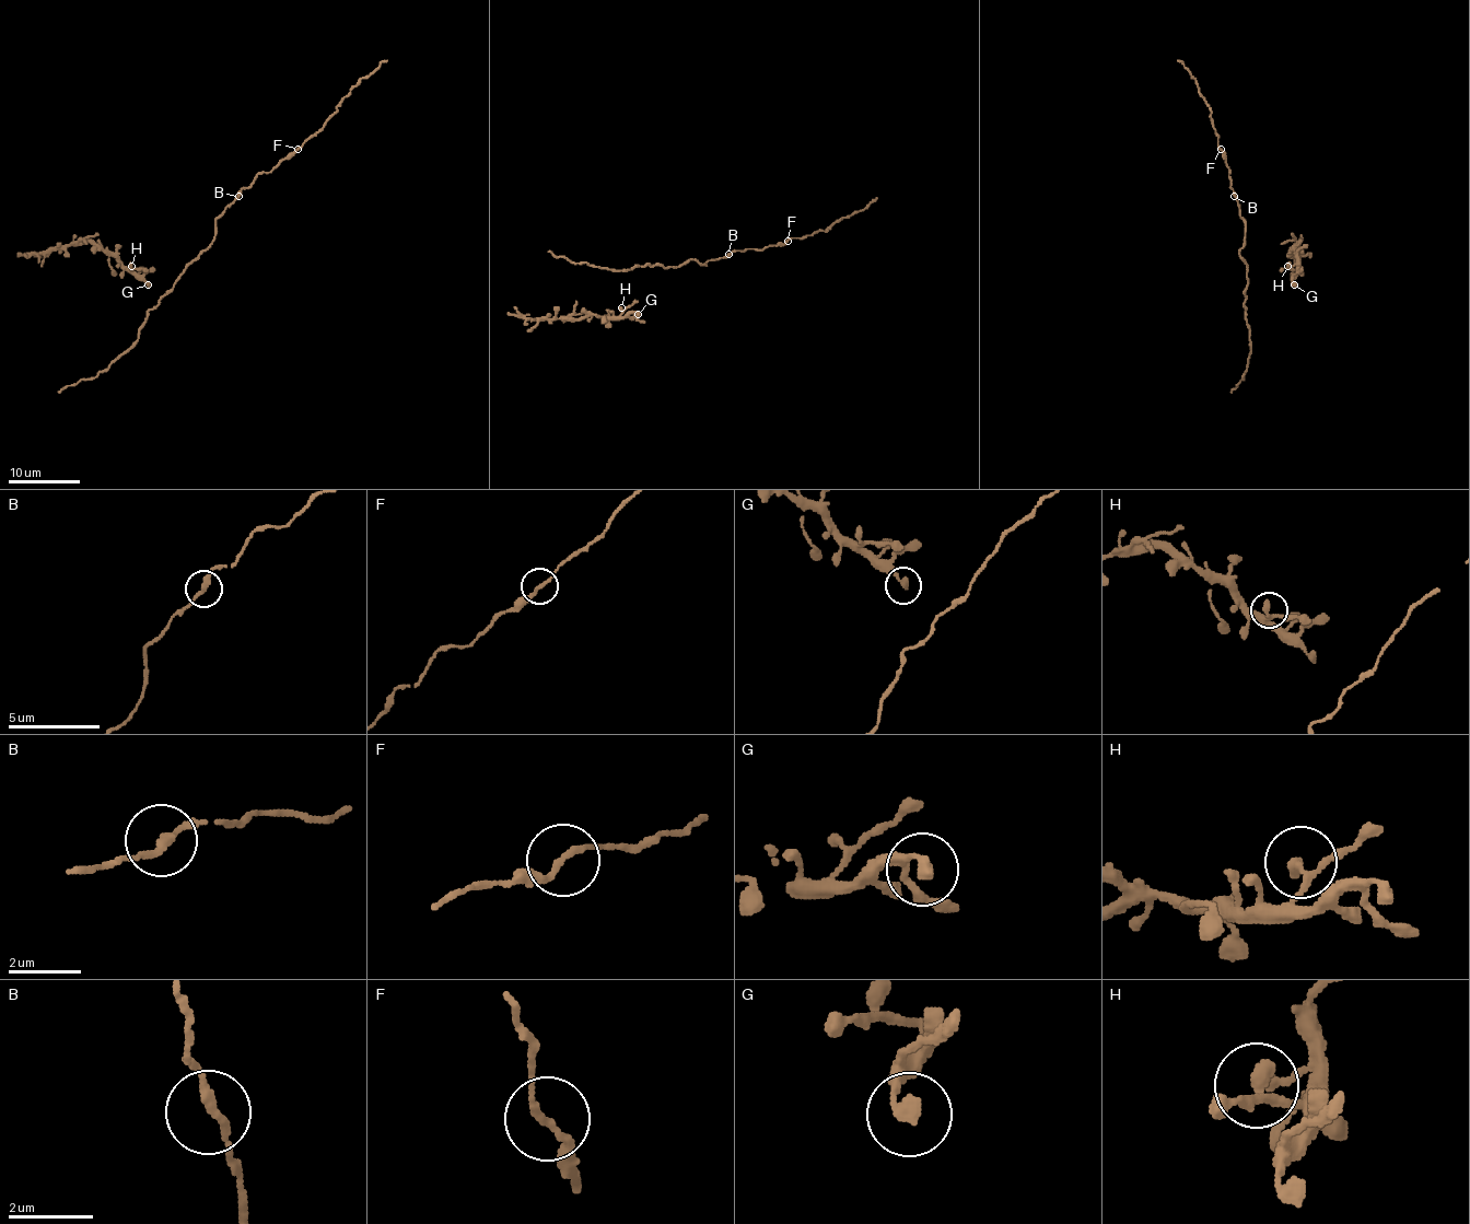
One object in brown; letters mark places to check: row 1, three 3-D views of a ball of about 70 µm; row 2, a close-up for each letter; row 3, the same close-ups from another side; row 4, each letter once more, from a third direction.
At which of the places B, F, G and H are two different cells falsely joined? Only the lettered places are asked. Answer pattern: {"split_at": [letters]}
{"split_at": []}

